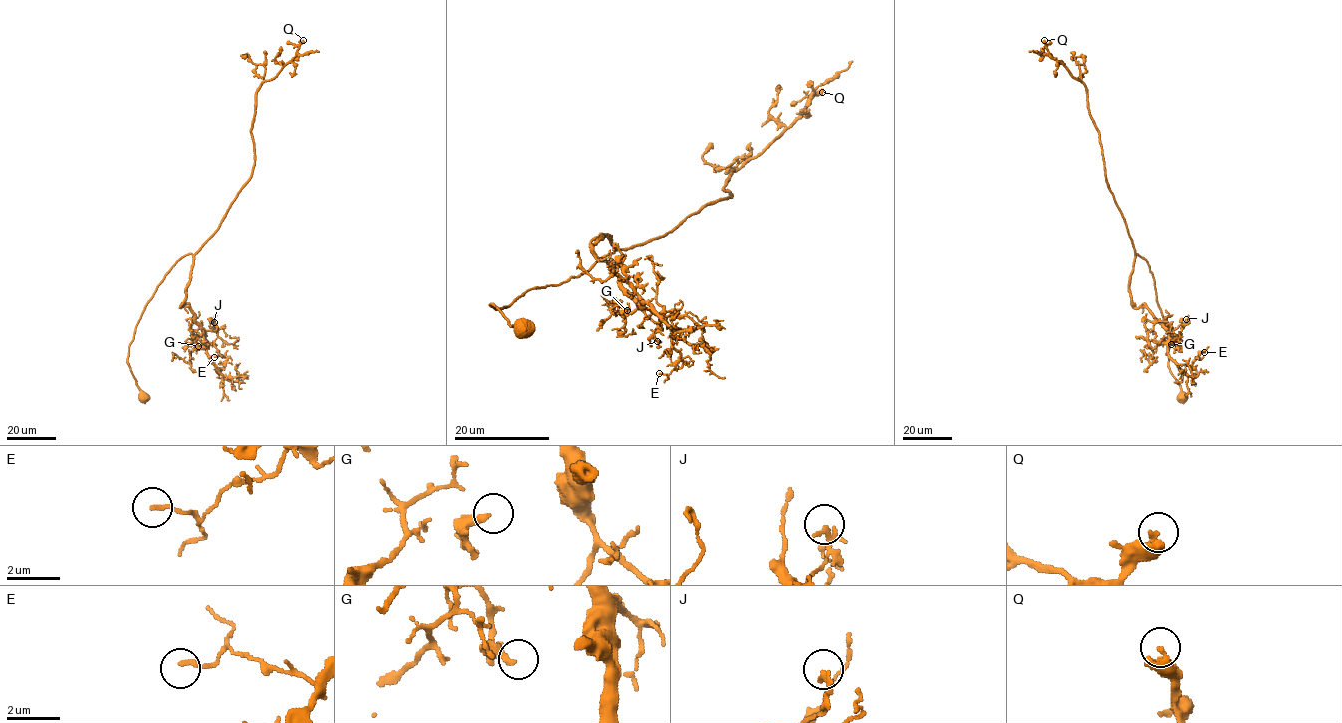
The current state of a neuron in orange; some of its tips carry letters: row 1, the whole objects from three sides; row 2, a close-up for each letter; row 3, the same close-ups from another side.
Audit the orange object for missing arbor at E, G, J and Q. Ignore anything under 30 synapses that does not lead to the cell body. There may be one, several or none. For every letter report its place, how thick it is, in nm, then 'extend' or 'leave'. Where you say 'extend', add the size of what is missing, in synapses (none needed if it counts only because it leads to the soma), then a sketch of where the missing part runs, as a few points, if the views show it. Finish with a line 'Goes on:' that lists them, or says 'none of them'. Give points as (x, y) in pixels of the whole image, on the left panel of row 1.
E: at (214, 357); 150 nm thick; leave
G: at (198, 346); 280 nm thick; leave
J: at (214, 322); 170 nm thick; leave
Q: at (303, 40); 440 nm thick; extend; about 35 synapses; missing branch runs (303, 40), (316, 42)
Goes on: Q

